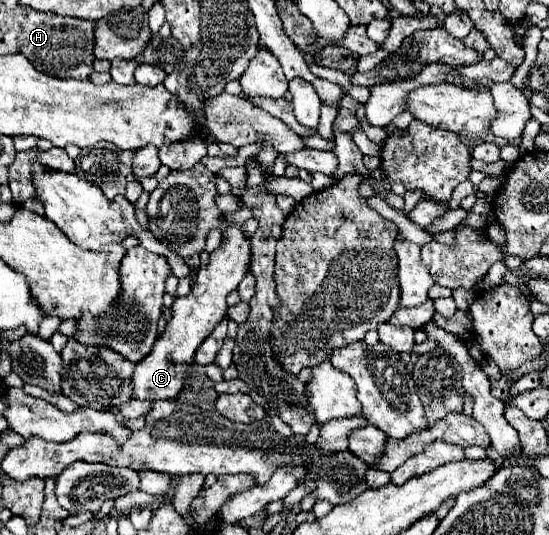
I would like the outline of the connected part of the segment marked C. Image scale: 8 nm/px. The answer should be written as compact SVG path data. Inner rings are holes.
M232 224L224 232L220 248L210 254L208 266L198 268L196 284L192 286L190 294L174 300L170 308L172 320L166 324L164 332L156 340L148 358L136 364L136 370L132 374L132 398L150 400L150 402L176 398L176 394L184 386L186 368L194 364L194 354L198 346L210 336L214 326L224 318L228 310L226 296L238 288L240 280L246 276L248 264L250 264L250 240L242 234L240 226Z

